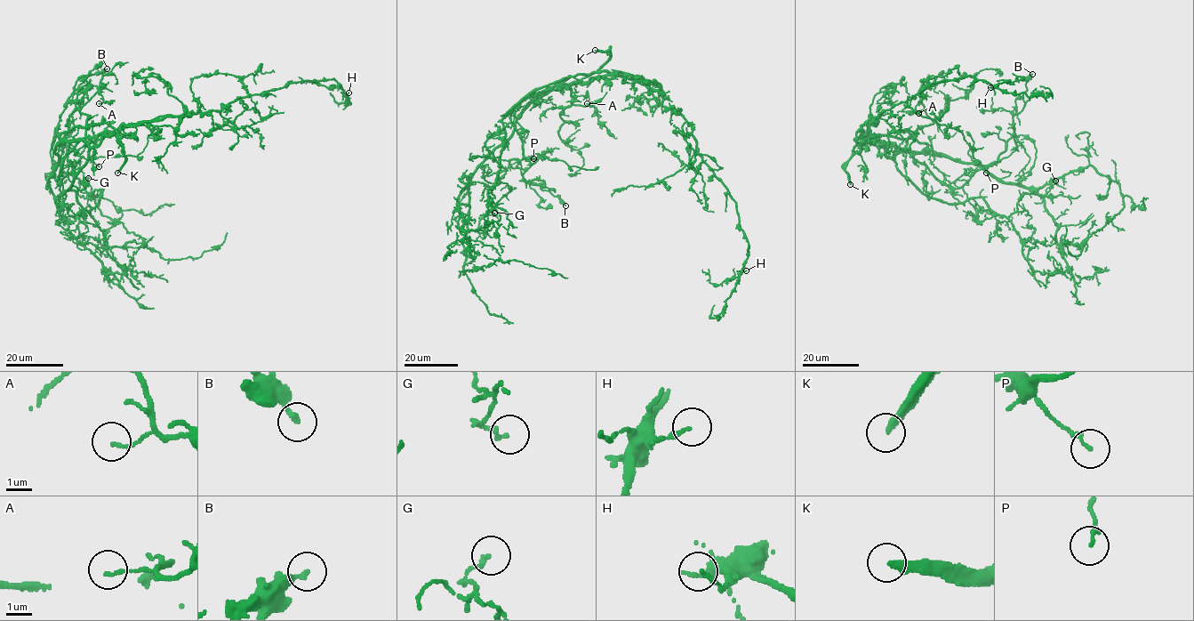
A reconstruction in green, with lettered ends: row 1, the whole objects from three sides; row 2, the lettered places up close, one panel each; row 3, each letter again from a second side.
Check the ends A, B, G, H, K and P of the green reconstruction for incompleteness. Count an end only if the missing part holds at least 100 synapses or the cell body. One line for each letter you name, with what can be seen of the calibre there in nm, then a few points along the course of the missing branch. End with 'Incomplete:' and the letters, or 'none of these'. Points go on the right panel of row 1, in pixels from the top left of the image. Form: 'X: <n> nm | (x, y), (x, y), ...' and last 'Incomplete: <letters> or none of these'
K: 320 nm | (850, 184), (855, 189), (853, 197), (857, 209)
Incomplete: K

